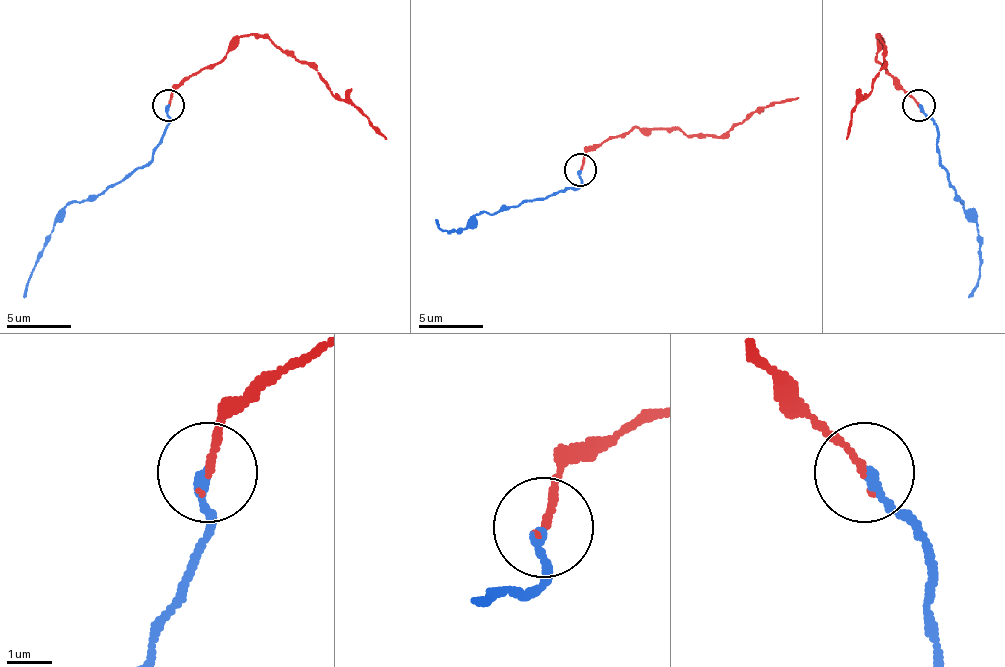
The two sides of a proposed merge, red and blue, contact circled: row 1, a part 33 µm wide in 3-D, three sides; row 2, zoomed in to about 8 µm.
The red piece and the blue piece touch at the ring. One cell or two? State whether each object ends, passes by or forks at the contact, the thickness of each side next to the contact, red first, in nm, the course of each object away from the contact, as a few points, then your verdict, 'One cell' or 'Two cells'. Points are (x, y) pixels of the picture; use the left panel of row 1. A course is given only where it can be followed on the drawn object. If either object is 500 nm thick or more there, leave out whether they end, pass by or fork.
At the ring red ends. At the ring blue ends. Thickness 140 nm (red) against 240 nm. Course of red: (169, 106), (172, 93), (195, 74), (224, 58), (243, 36), (269, 36), (310, 65), (387, 138). Course of blue: (169, 106), (153, 157), (95, 196), (70, 202), (54, 225), (25, 299). One cell

